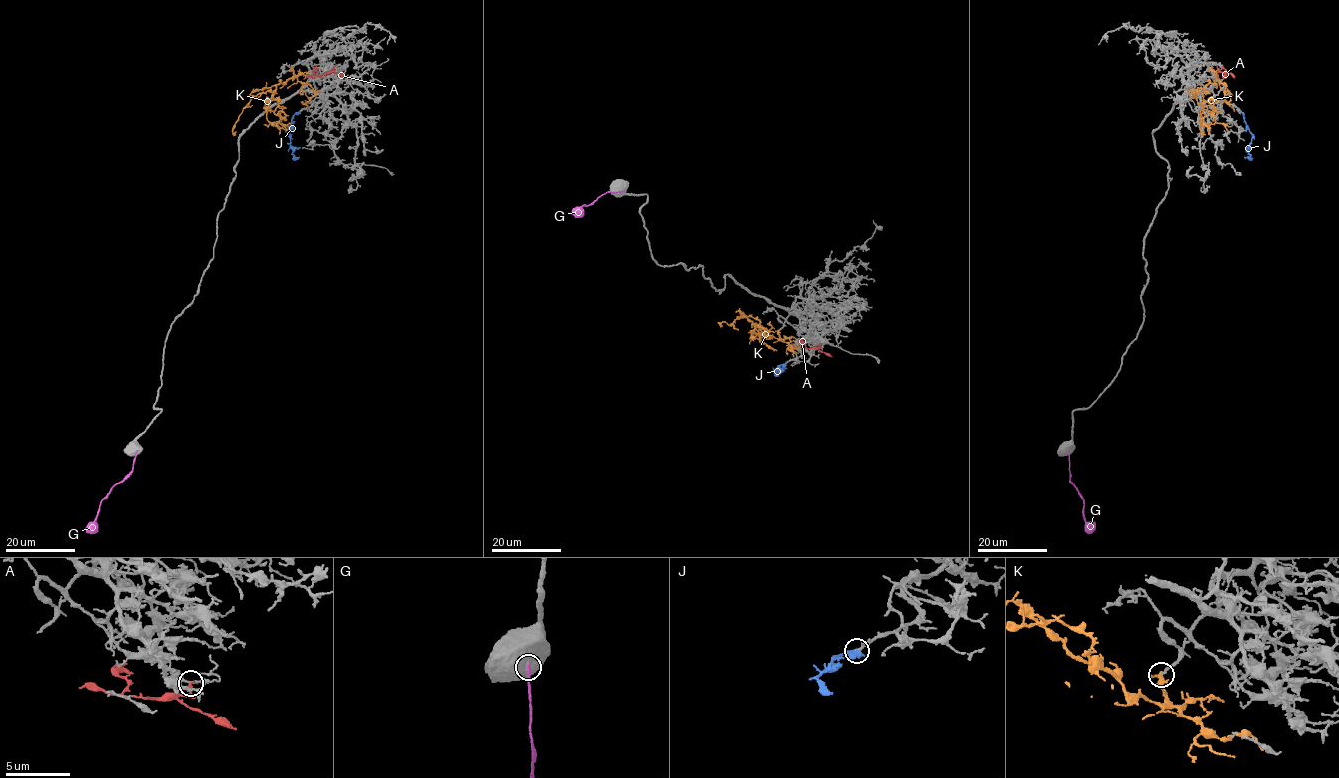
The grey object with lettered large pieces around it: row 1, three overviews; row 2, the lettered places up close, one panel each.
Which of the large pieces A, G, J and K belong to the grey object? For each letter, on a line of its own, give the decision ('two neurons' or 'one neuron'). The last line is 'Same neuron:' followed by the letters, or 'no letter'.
A: two neurons
G: two neurons
J: one neuron
K: two neurons
Same neuron: J

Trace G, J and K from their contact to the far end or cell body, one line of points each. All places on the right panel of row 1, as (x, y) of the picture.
G: (1069, 452), (1070, 480), (1083, 500), (1086, 529), (1092, 532)
J: (1242, 113), (1252, 134), (1250, 156), (1244, 157)
K: (1208, 67), (1216, 78), (1202, 93), (1194, 93), (1203, 109), (1201, 130), (1205, 134)

